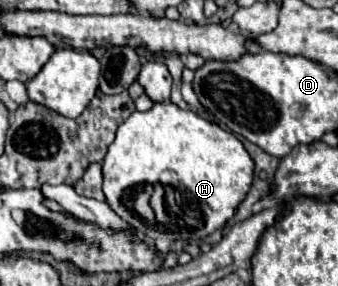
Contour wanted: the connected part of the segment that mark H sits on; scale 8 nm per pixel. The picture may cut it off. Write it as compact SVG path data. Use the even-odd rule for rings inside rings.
M155 103L153 109L145 113L131 113L127 121L123 121L117 129L115 141L109 145L107 155L103 159L103 193L107 205L133 229L139 229L149 239L169 239L169 241L185 241L185 243L201 243L213 231L221 229L227 219L233 217L237 205L245 199L253 181L253 161L245 151L243 143L229 131L221 129L215 123L201 119L193 111L183 111L173 103ZM161 183L165 187L163 205L169 215L165 221L145 221L133 207L137 187Z

